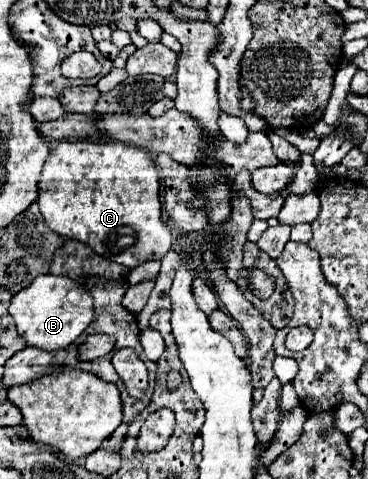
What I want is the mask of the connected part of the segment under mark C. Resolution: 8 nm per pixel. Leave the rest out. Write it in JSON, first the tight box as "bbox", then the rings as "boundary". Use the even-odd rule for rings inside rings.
{"bbox":[38,141,174,265],"boundary":[[[60,141],[48,155],[42,175],[38,205],[46,225],[66,239],[78,239],[90,245],[100,257],[122,265],[140,265],[150,259],[162,259],[172,249],[174,237],[160,217],[160,179],[148,151],[124,143],[96,141]]]}

